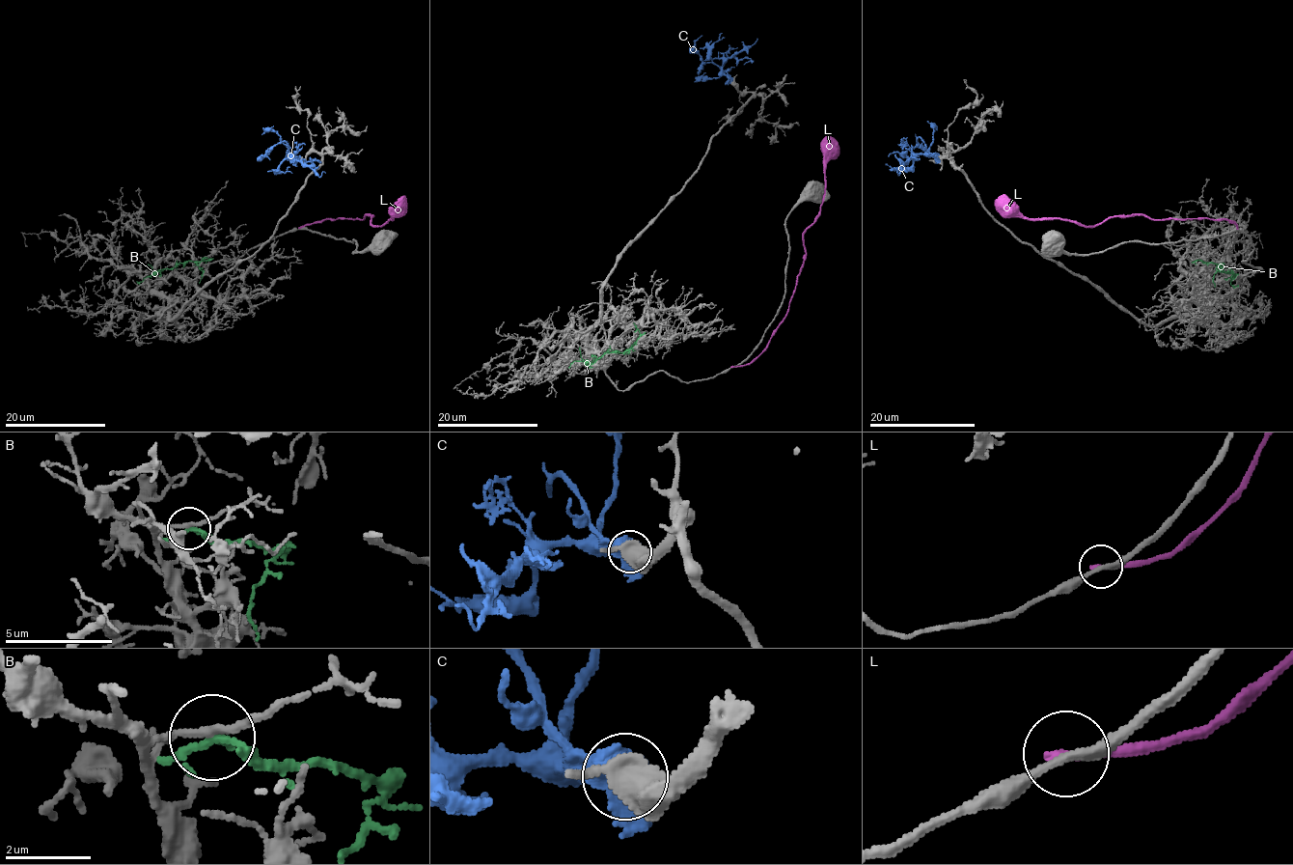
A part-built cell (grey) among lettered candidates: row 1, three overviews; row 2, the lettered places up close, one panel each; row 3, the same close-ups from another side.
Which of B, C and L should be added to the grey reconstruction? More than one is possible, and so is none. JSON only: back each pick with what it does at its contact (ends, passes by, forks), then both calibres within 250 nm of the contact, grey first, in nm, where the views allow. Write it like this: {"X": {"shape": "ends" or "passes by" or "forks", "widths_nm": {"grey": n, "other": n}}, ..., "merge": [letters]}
{"C": {"shape": "forks", "widths_nm": {"grey": 480, "other": 440}}, "merge": ["C"]}

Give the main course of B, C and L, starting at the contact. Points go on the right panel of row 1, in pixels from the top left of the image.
B: (1198, 260), (1222, 264), (1224, 271), (1232, 275), (1231, 285), (1238, 285)
C: (936, 156), (919, 138), (916, 144), (889, 156)
L: (1236, 228), (1227, 220), (1152, 220), (1143, 216), (1110, 216), (1083, 226), (1061, 218), (1022, 218), (994, 200)

